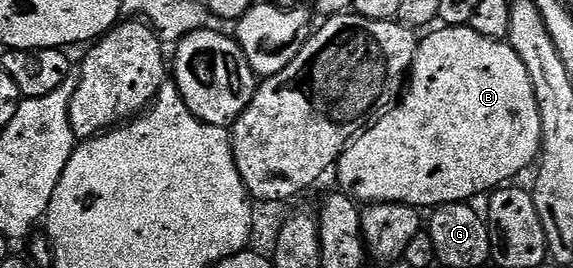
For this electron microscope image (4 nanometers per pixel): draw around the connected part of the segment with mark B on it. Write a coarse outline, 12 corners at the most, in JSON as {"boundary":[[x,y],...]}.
{"boundary":[[420,39],[398,103],[339,157],[367,206],[434,210],[538,161],[510,44]]}

